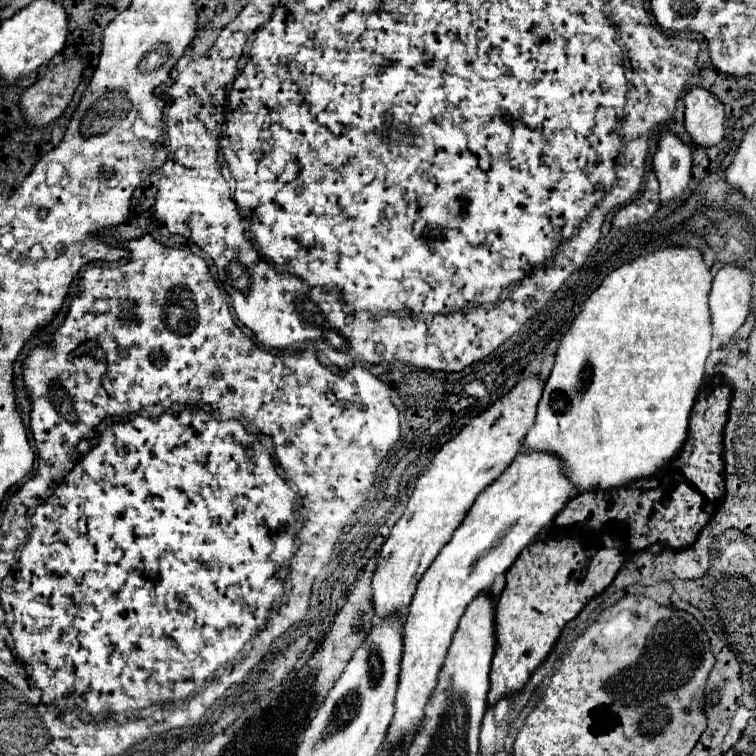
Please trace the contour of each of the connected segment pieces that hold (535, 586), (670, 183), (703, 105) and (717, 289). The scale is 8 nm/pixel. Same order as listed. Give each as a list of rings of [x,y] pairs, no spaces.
[[[541,535],[507,571],[507,585],[495,607],[495,655],[491,665],[491,689],[487,705],[517,695],[525,689],[535,669],[549,657],[563,627],[575,619],[585,605],[601,595],[625,563],[623,543],[609,537],[601,549],[579,545],[579,535]]]
[[[661,133],[653,169],[661,183],[661,203],[679,199],[691,181],[691,149],[673,133]]]
[[[695,87],[685,95],[685,129],[697,147],[713,147],[723,141],[723,105],[707,89]]]
[[[737,265],[721,267],[713,277],[709,293],[709,311],[713,331],[721,337],[731,337],[749,315],[751,275]]]

